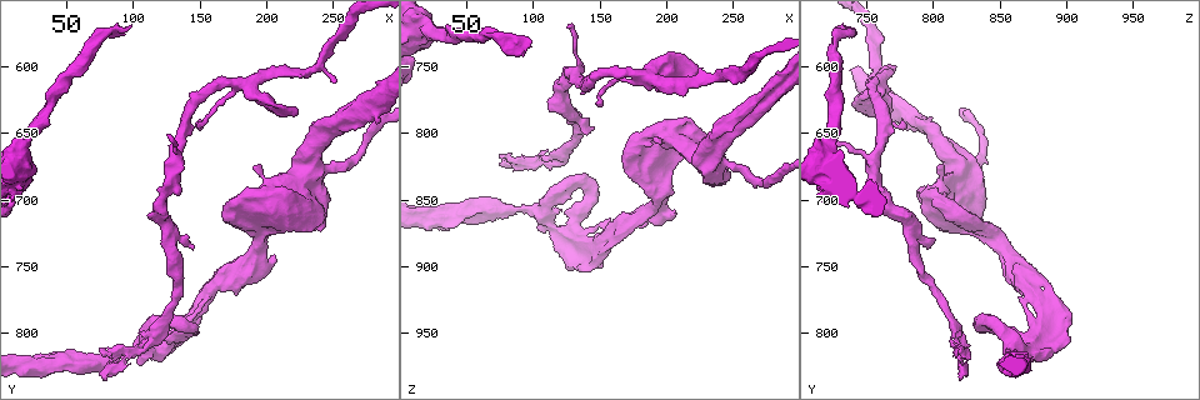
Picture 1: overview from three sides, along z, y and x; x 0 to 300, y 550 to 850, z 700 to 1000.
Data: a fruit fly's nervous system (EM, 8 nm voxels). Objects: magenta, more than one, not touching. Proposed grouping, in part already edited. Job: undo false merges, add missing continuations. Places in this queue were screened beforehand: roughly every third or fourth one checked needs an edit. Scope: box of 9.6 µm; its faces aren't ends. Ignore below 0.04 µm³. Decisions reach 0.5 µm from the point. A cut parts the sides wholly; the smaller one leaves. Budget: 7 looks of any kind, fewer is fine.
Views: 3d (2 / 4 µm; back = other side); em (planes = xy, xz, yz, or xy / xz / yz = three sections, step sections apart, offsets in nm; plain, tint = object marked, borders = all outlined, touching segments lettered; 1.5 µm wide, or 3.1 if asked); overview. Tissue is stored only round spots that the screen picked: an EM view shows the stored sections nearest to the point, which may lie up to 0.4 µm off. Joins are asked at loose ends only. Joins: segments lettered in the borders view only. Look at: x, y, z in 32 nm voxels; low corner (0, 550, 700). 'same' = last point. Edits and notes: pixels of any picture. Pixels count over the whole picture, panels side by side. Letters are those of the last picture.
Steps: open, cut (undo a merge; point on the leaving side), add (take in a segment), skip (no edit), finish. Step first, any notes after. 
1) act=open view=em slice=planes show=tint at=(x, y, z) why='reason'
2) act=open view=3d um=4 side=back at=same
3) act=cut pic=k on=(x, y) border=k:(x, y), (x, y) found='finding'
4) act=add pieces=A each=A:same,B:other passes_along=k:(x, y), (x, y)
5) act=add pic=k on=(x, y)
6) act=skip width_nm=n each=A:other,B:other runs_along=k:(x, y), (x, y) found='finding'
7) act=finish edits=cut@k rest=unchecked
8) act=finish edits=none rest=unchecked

act=open view=3d um=2 at=(144, 796, 836) why='touches itself'

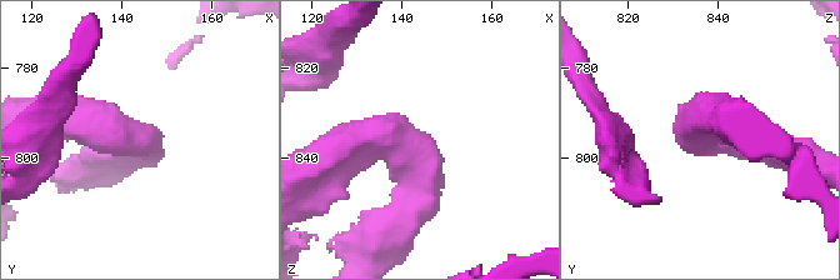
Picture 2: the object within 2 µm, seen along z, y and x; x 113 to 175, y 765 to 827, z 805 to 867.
act=open view=em slice=planes show=borders at=(143, 795, 838) why='shape alone is not enough'

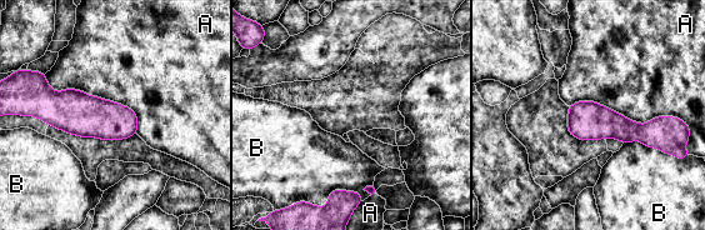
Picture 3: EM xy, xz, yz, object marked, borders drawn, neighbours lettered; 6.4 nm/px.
act=skip width_nm=260 each=A:other,B:other border=3:(44, 74), (128, 106), (136, 133) found='all the same neuron'

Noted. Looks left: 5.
act=open view=em slice=planes show=borders at=(184, 762, 868) why='free end'

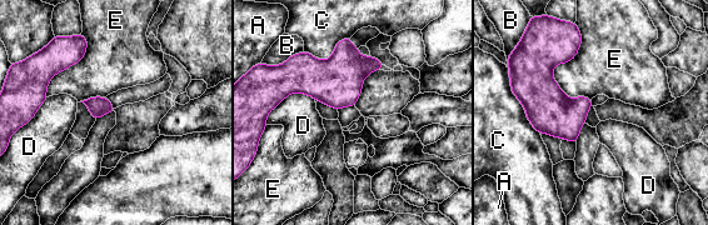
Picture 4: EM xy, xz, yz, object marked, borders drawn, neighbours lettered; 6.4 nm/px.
act=skip each=A:other,B:other,C:other,D:other,E:other border=4:(579, 30), (553, 79), (591, 100) found='none of them fits'

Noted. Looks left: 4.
act=open view=3d um=4 at=(84, 576, 742) why='an open end'

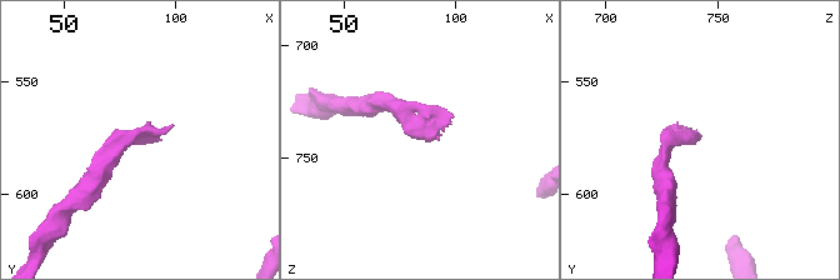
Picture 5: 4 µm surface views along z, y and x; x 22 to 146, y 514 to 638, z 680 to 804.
act=open view=em slice=planes show=borders at=(87, 575, 741)

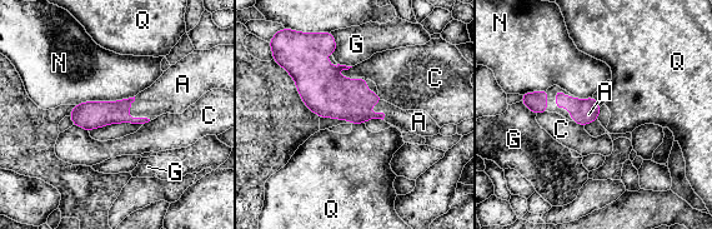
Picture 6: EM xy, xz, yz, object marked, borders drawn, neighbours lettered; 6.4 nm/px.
act=add pieces=A longest_contact=N:380nm each=A:same,C:other,G:other,N:other,Q:other passes_along=6:(90, 115), (129, 117), (161, 96) found='the neuron continues'

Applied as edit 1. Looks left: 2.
act=finish edits=add@6 rest=unchecked

